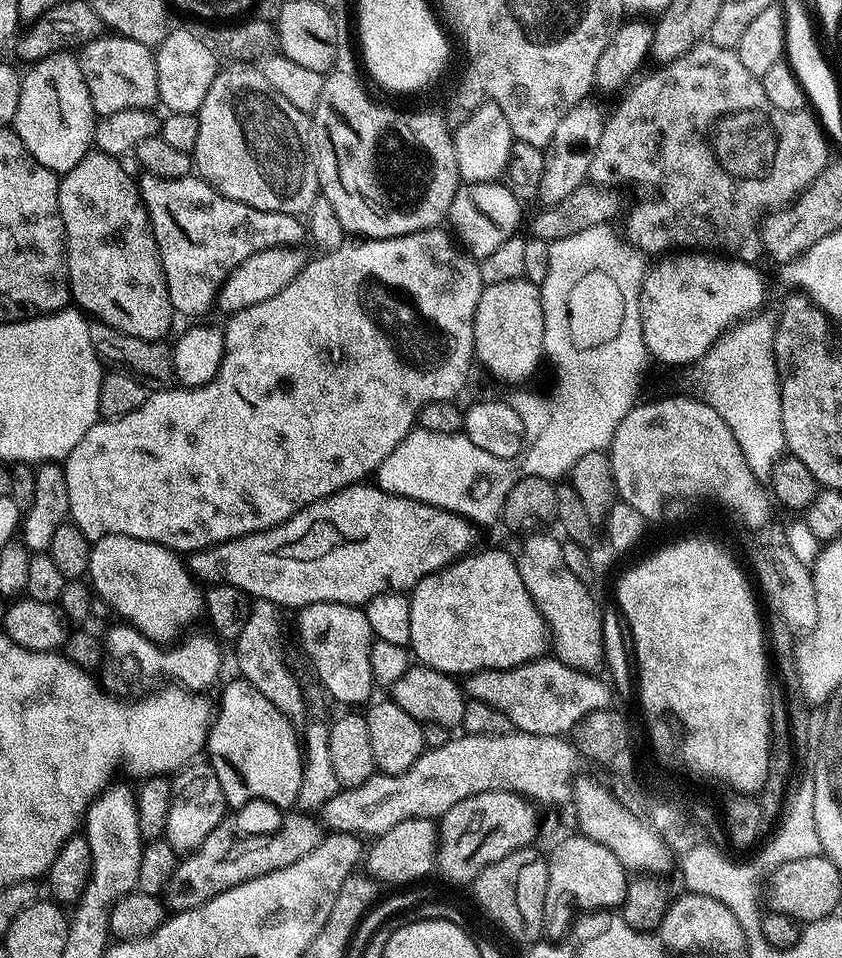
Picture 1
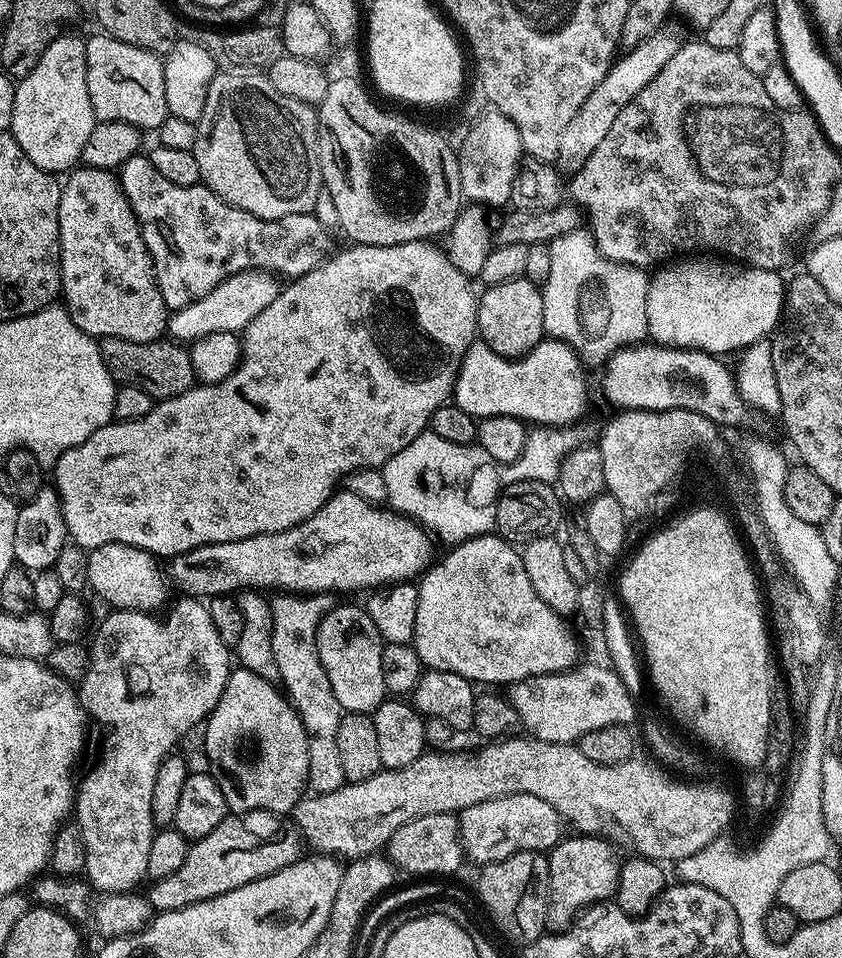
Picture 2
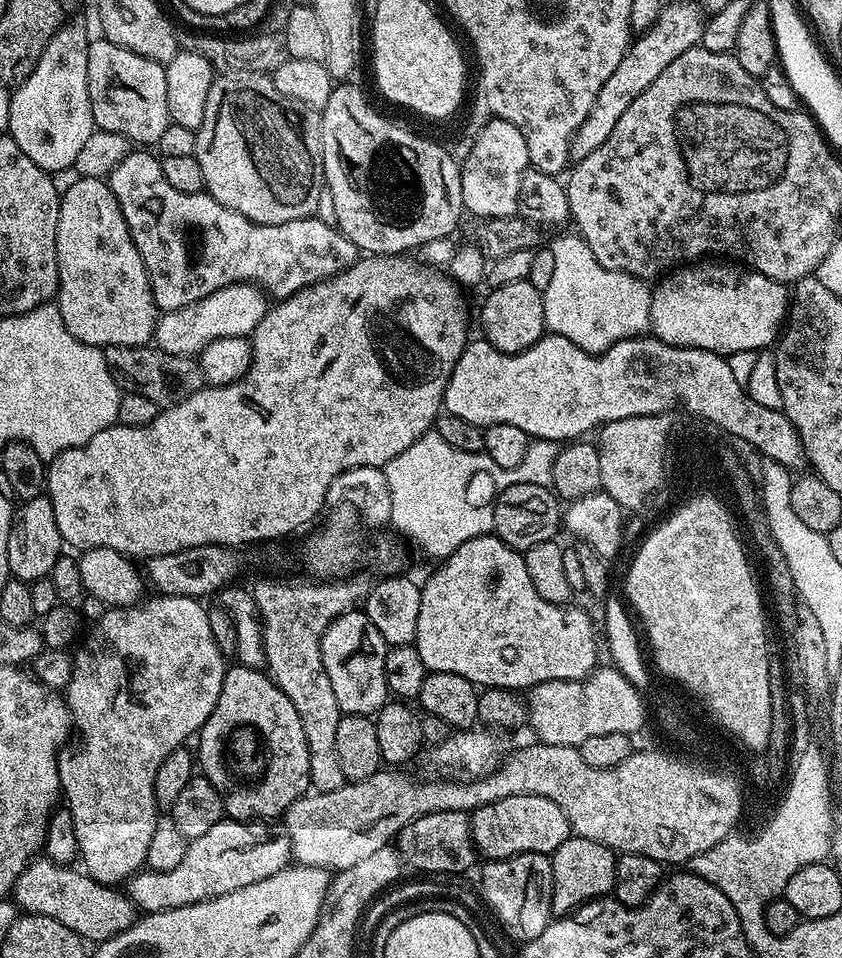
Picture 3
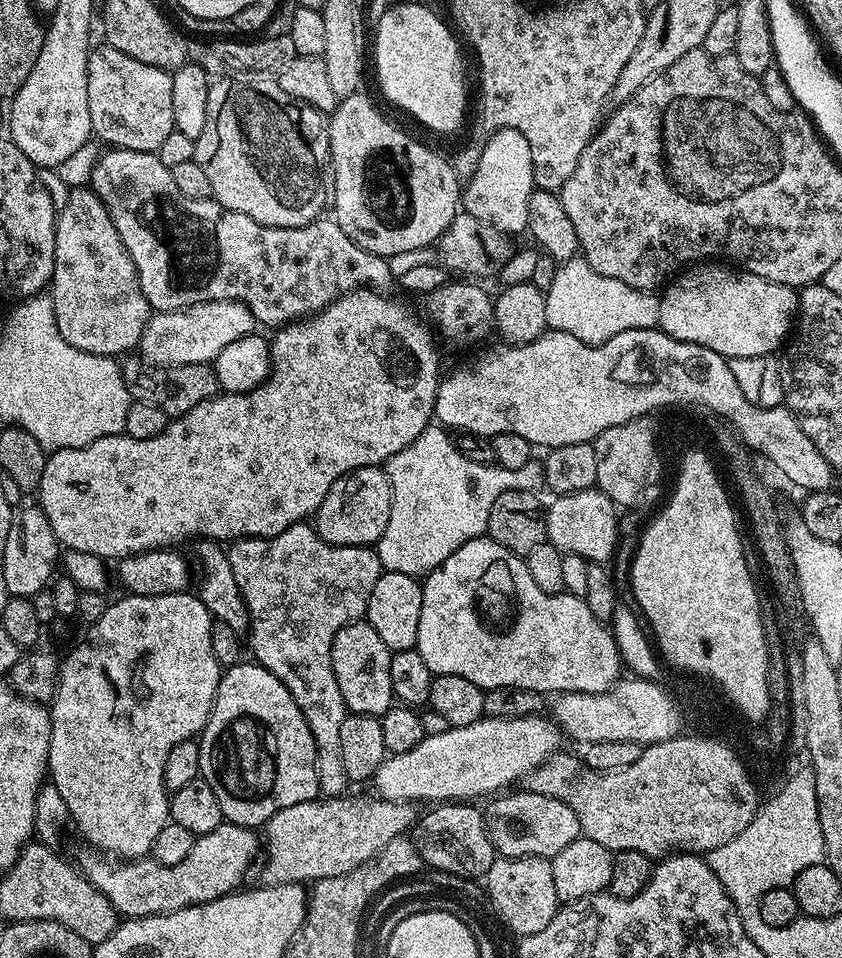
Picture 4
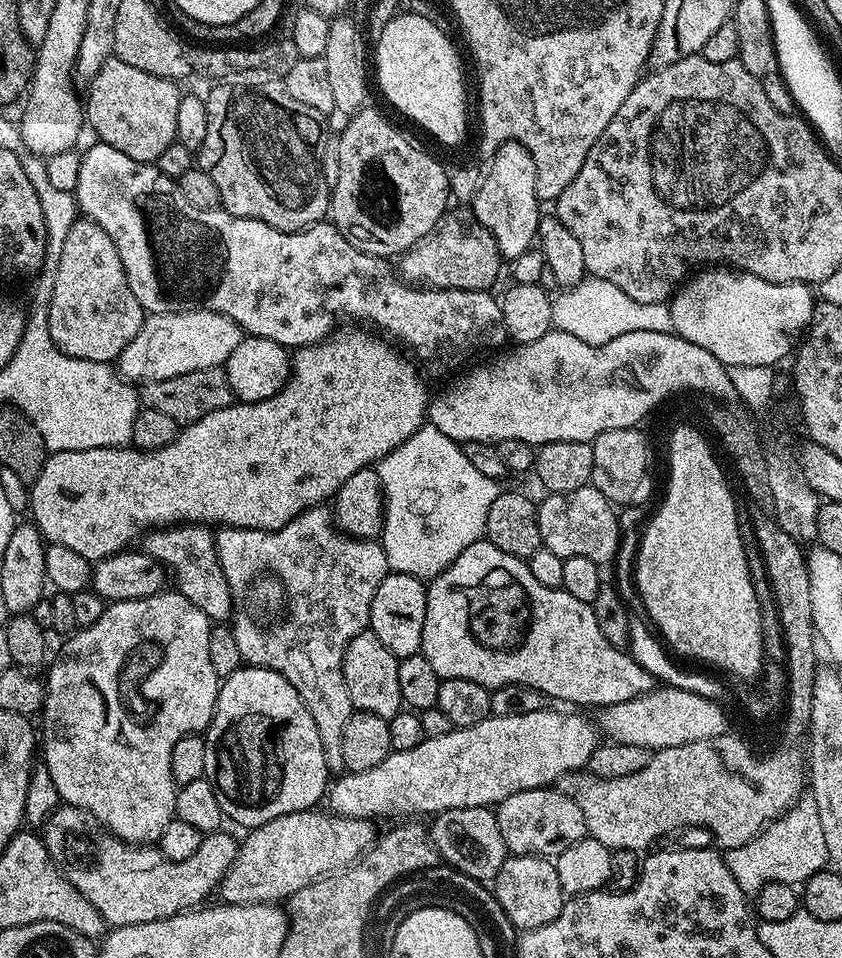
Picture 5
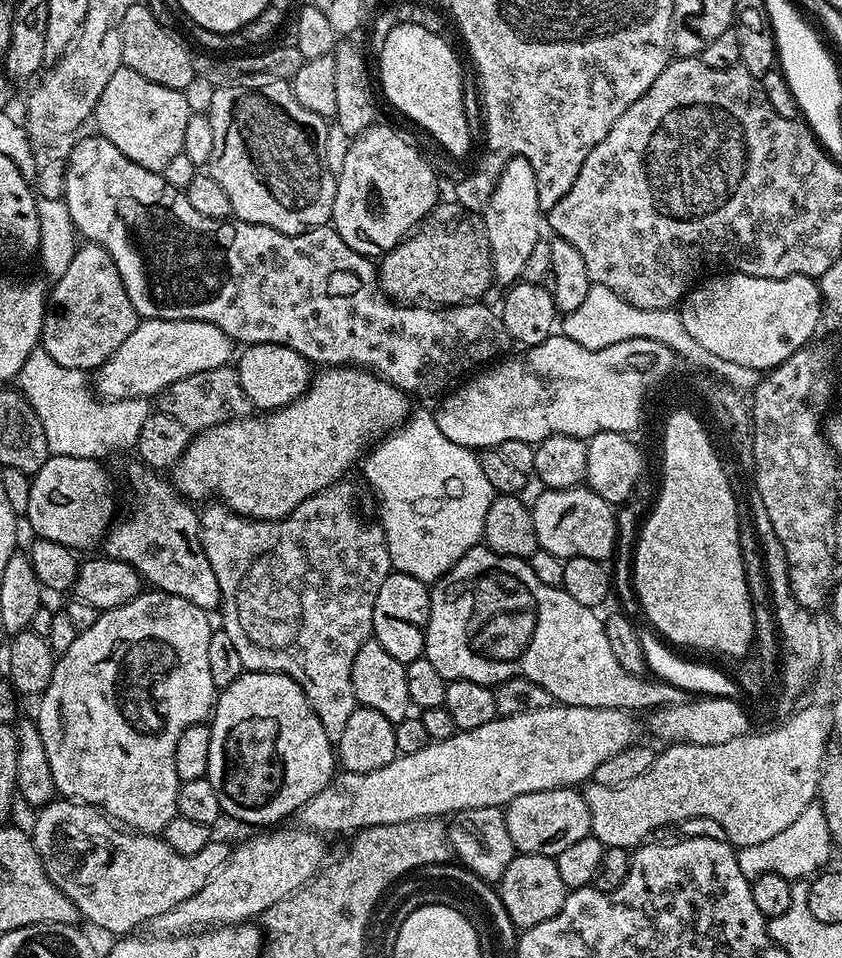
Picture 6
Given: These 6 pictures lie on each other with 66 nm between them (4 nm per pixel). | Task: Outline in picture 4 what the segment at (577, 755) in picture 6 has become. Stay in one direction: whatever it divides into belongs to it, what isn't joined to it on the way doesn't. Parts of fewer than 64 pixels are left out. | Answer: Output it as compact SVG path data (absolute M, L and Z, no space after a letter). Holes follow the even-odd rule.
M537 714L534 716L527 716L526 718L494 718L493 716L482 718L478 722L474 722L470 726L458 726L457 728L449 728L448 732L446 734L434 734L433 736L425 736L424 740L422 742L418 742L418 746L414 746L414 750L406 750L402 754L398 754L397 756L389 755L387 759L385 759L384 764L380 769L377 770L375 777L374 777L374 785L376 784L376 788L374 788L375 795L379 796L382 800L402 800L405 802L421 802L420 800L432 800L428 802L472 802L475 801L475 796L488 796L491 797L493 794L499 793L501 790L507 789L509 786L507 784L512 784L517 781L519 781L521 778L528 775L528 773L535 770L535 768L539 764L544 764L548 761L548 757L555 756L557 752L561 751L562 744L560 744L560 740L562 741L562 733L559 728L556 727L555 723L551 719L545 718L543 715Z

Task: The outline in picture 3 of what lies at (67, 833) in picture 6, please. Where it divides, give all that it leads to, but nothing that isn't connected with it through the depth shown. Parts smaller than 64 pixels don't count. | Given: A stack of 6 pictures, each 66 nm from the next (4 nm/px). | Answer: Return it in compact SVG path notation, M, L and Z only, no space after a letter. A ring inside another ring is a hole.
M225 818L218 821L206 834L188 841L188 849L179 866L165 872L141 870L127 881L126 895L137 909L145 913L165 912L182 906L197 904L203 900L213 900L222 894L234 894L242 886L254 886L262 878L278 874L278 870L289 867L292 860L290 838L277 830L265 840L244 844L244 836L239 832L237 821Z

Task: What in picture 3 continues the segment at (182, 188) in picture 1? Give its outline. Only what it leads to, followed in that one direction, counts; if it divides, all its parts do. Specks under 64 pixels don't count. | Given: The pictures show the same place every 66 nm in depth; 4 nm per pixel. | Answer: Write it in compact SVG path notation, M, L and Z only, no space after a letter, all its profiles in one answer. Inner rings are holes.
M151 151L129 152L126 158L122 158L122 162L118 162L118 166L107 177L107 182L118 198L118 206L142 254L156 307L161 313L190 306L214 294L214 290L222 290L231 284L254 284L263 288L269 297L282 301L320 280L330 279L356 263L358 249L354 242L350 242L350 238L341 234L336 225L327 225L316 215L294 222L259 224L222 206L222 202L218 202L205 191L182 194L182 190L174 190L174 186L166 182L166 174L162 174L160 160L148 152Z

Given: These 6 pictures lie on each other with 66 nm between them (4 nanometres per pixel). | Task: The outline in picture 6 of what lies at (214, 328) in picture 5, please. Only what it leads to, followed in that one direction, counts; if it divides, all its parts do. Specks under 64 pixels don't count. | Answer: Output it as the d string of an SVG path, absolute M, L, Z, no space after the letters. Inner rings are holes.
M141 319L134 334L130 334L130 338L126 338L126 342L122 342L122 346L118 346L118 350L114 350L110 359L95 373L94 388L106 400L129 400L131 396L152 398L166 386L178 382L178 378L190 378L190 374L202 374L202 370L225 367L233 359L232 348L233 340L210 322Z

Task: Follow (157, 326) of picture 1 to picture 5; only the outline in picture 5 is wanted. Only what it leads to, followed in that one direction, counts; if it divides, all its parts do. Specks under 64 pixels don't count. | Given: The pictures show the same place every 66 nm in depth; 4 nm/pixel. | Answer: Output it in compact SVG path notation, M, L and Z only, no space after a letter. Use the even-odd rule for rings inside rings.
M77 218L63 243L62 256L58 260L57 273L55 275L54 294L51 295L48 306L48 329L50 338L70 358L86 358L90 362L102 362L107 364L115 361L130 346L134 334L144 324L144 307L134 298L134 294L128 285L126 270L122 266L122 258L118 258L118 250L94 221L87 218Z

